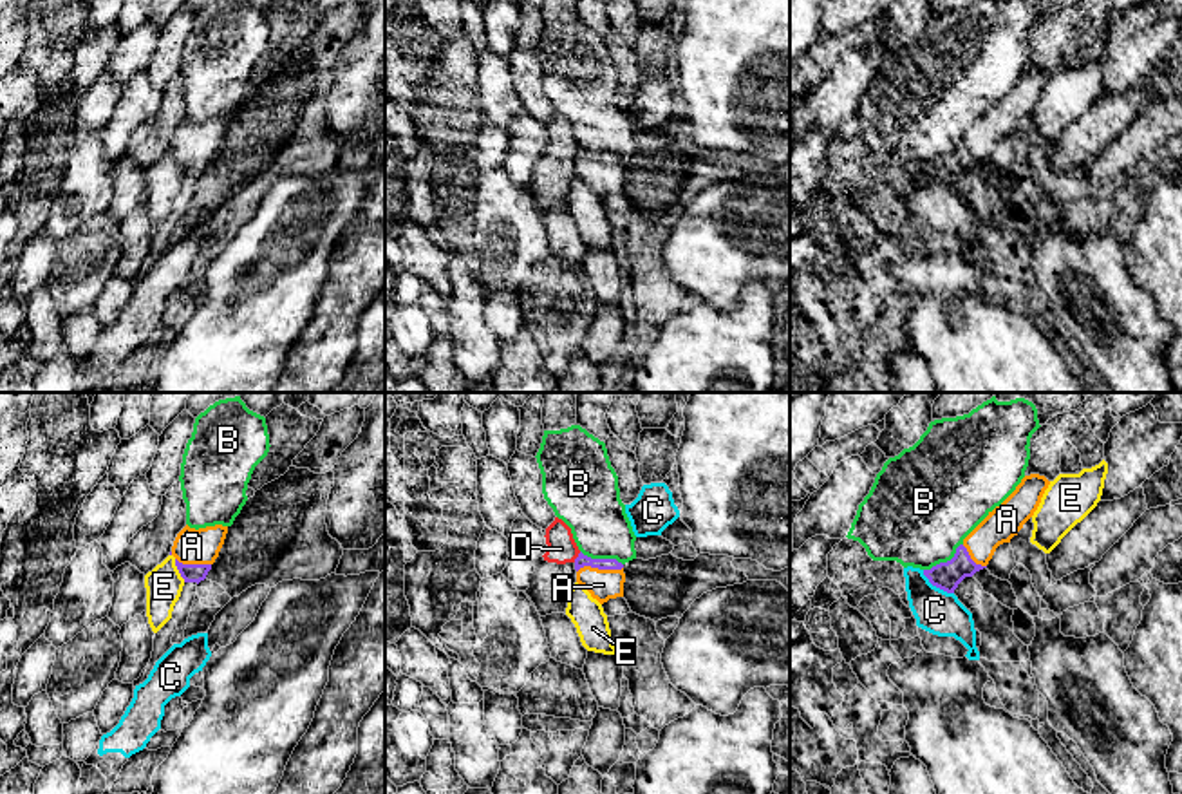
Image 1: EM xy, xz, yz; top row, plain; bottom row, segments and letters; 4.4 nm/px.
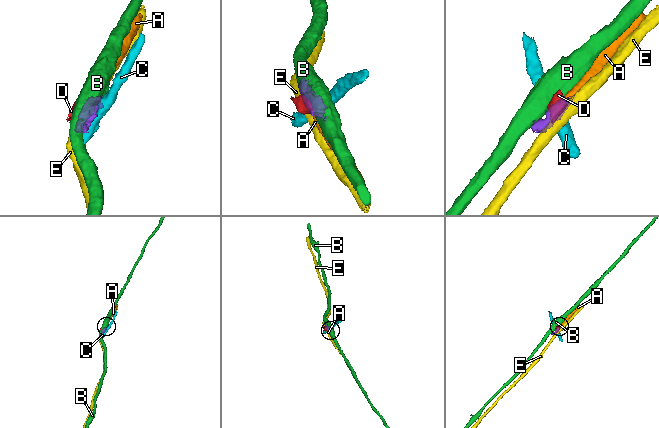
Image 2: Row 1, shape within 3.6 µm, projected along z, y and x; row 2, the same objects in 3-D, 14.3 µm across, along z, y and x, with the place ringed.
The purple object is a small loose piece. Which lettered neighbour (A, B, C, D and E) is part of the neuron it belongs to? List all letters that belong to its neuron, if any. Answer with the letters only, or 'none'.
A

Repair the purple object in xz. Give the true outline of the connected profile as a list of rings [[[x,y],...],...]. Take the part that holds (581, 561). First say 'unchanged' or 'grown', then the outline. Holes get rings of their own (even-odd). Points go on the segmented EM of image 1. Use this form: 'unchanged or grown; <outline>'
grown; [[[582,552],[575,559],[577,582],[600,604],[624,597],[624,564],[616,559],[591,559]]]

